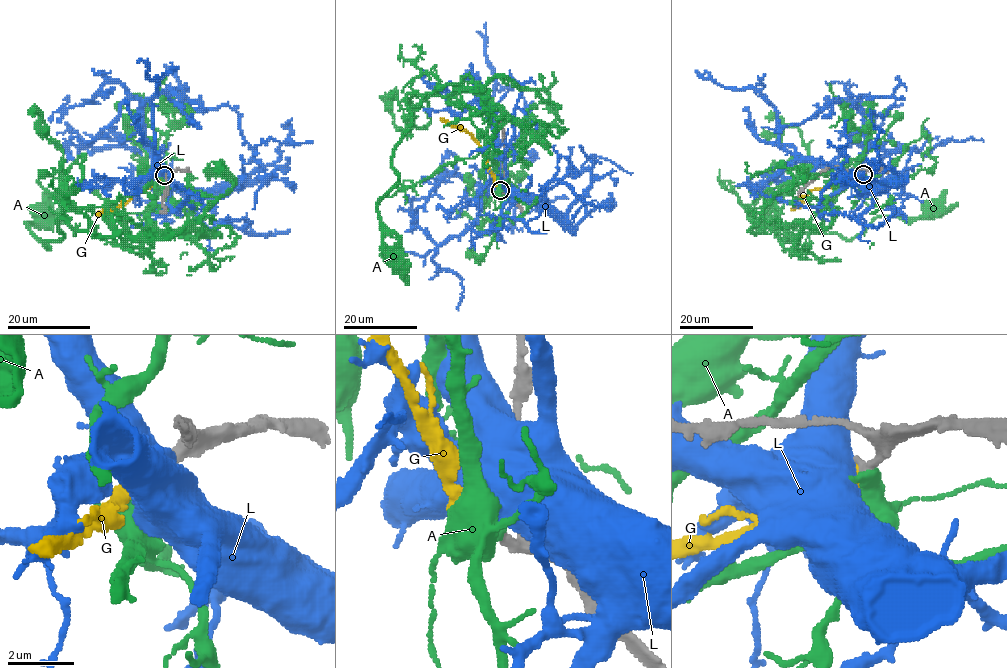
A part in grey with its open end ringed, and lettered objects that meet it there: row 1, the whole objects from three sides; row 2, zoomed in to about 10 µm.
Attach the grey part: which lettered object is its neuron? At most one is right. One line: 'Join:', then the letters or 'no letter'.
Join: G

